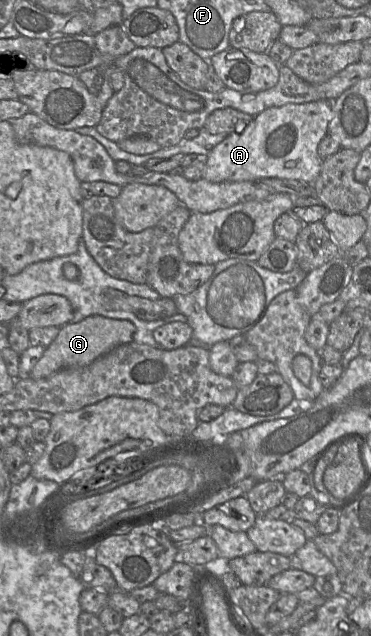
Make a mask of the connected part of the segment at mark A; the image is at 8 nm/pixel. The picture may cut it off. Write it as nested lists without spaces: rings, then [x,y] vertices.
[[[333,101],[289,103],[268,108],[248,123],[241,133],[231,132],[207,155],[204,178],[213,183],[258,182],[263,178],[295,179],[313,184],[321,170],[320,141],[328,134]]]

